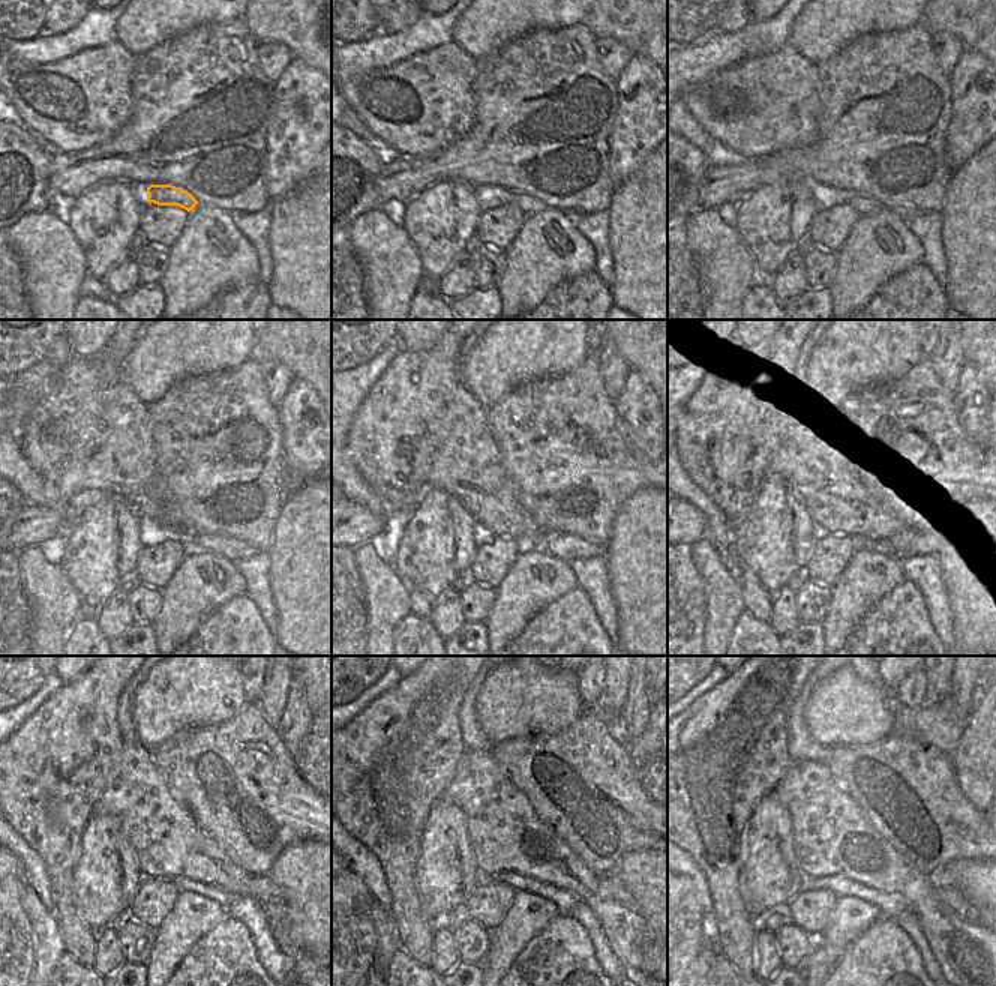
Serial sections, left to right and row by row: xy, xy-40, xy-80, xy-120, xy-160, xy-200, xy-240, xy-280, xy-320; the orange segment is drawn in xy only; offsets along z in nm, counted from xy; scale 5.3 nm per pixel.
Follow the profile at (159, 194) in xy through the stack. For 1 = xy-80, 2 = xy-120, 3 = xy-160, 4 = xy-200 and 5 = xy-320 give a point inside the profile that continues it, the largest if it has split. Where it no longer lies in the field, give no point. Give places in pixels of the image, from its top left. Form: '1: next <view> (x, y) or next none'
1: next xy-80 (863, 204)
2: next xy-120 (233, 550)
3: next xy-160 (561, 545)
4: next xy-200 (903, 545)
5: next xy-320 (951, 896)

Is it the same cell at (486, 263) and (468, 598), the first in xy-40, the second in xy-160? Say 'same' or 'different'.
same

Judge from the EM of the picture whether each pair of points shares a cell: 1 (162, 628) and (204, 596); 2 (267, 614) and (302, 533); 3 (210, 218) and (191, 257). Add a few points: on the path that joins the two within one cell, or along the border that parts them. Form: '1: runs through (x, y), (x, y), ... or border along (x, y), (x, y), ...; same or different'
1: runs through (173, 620), (194, 599); same
2: border along (269, 568), (269, 590), (276, 619), (275, 637); different
3: runs through (207, 227), (204, 230), (204, 243), (200, 248); same

